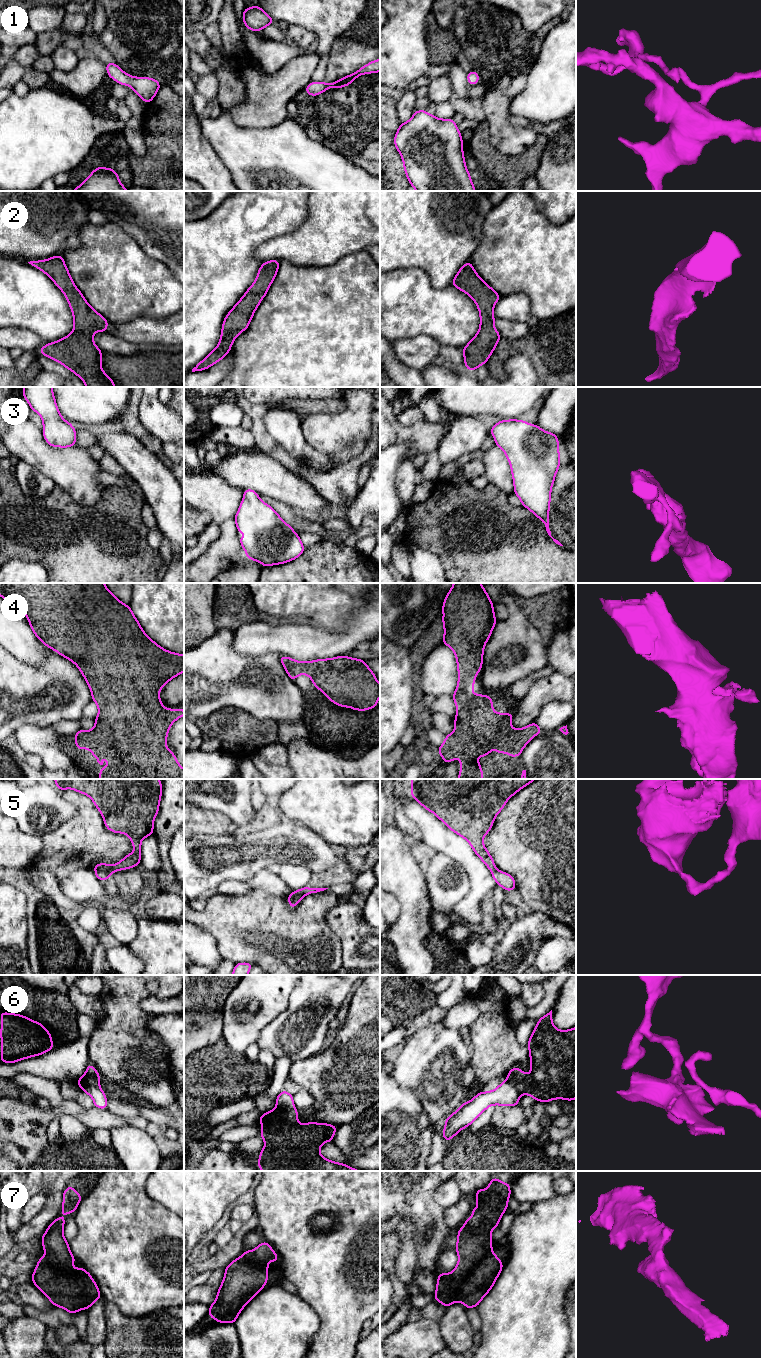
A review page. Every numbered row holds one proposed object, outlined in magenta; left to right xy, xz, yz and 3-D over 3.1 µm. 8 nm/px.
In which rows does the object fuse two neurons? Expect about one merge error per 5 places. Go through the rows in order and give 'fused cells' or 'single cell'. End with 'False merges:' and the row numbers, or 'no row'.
1: single cell
2: single cell
3: single cell
4: single cell
5: fused cells
6: fused cells
7: single cell
False merges: 5, 6

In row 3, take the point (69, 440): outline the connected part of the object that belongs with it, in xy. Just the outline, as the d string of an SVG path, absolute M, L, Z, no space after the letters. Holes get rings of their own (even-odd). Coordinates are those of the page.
M23 387L23 397L31 411L37 412L43 420L43 436L53 447L72 447L76 442L76 430L61 416L52 387Z

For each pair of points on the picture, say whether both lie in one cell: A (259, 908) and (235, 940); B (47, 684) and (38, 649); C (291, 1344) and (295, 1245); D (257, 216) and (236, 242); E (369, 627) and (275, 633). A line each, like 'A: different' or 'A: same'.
A: same
B: different
C: different
D: same
E: same

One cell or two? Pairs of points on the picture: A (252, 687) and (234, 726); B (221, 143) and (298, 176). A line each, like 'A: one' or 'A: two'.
A: two
B: one

